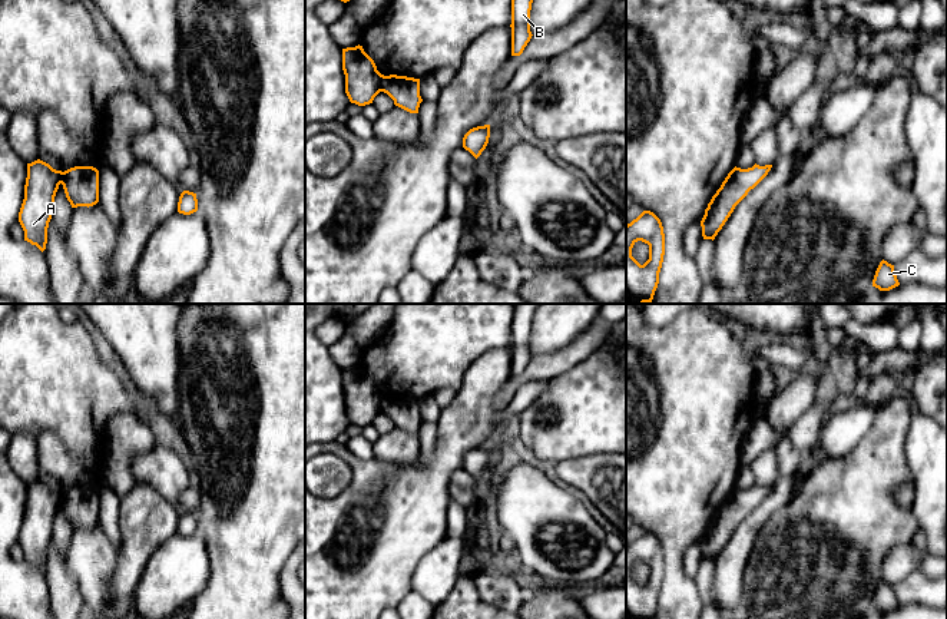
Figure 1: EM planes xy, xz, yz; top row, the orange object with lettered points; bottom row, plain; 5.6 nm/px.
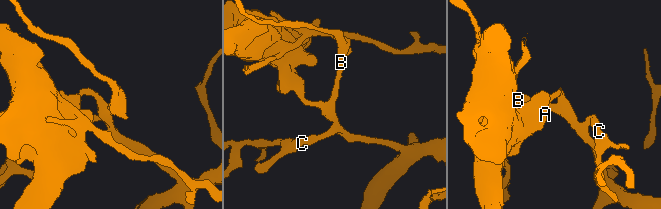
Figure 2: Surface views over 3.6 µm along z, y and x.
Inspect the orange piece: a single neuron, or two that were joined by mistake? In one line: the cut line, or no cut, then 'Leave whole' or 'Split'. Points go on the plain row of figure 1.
Split along yz (747, 512), (737, 512), (734, 515), (734, 528). Split

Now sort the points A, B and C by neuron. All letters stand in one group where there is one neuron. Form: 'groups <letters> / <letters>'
groups A / B C

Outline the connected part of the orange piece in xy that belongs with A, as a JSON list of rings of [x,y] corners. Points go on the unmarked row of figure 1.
[[[40,480],[27,484],[19,543],[24,552],[24,562],[42,573],[46,570],[47,549],[60,504],[72,529],[87,527],[89,514],[97,509],[99,499],[89,491],[89,487],[74,487],[62,493]]]

